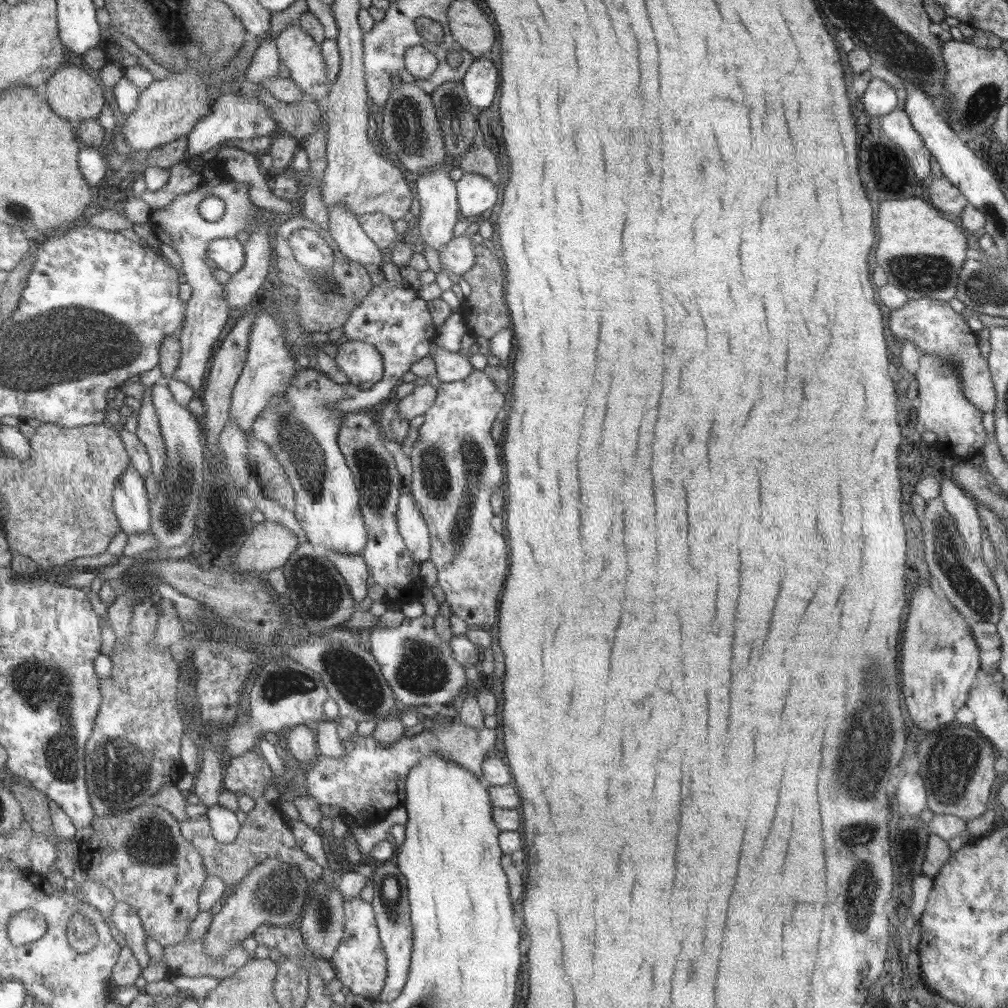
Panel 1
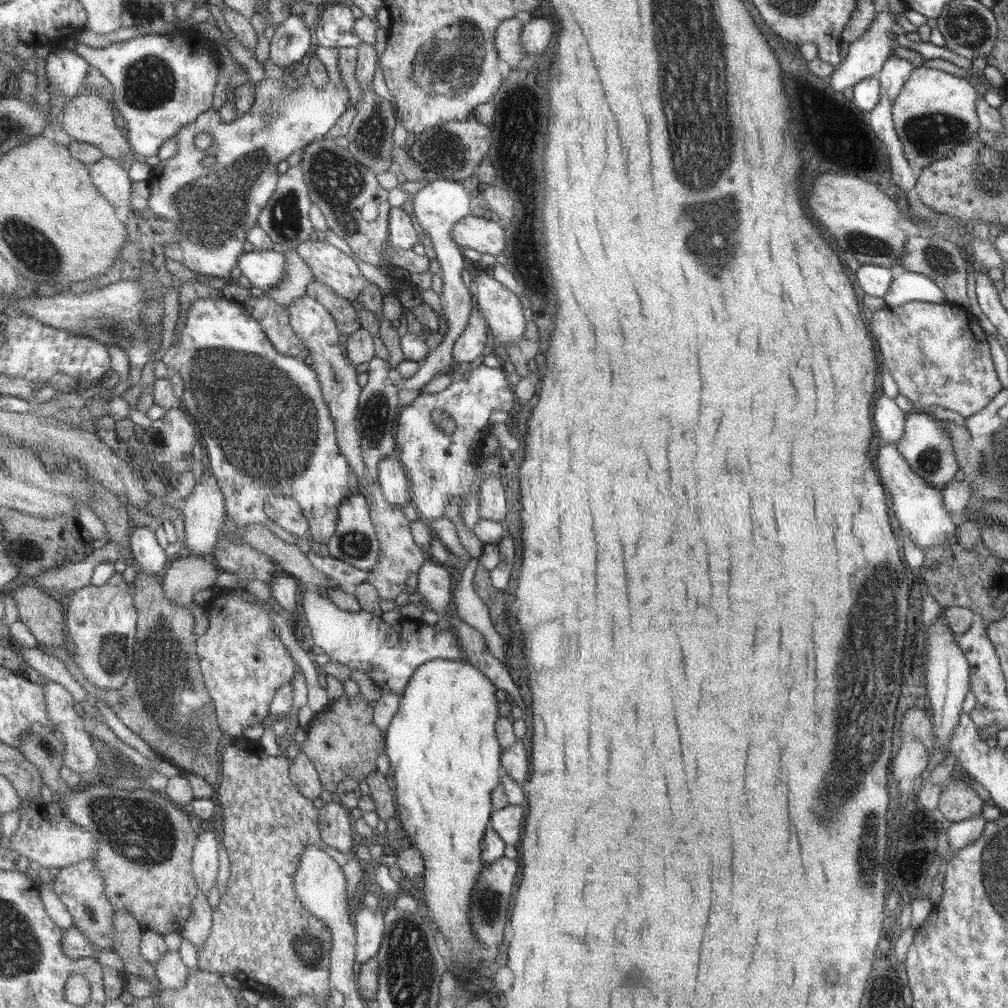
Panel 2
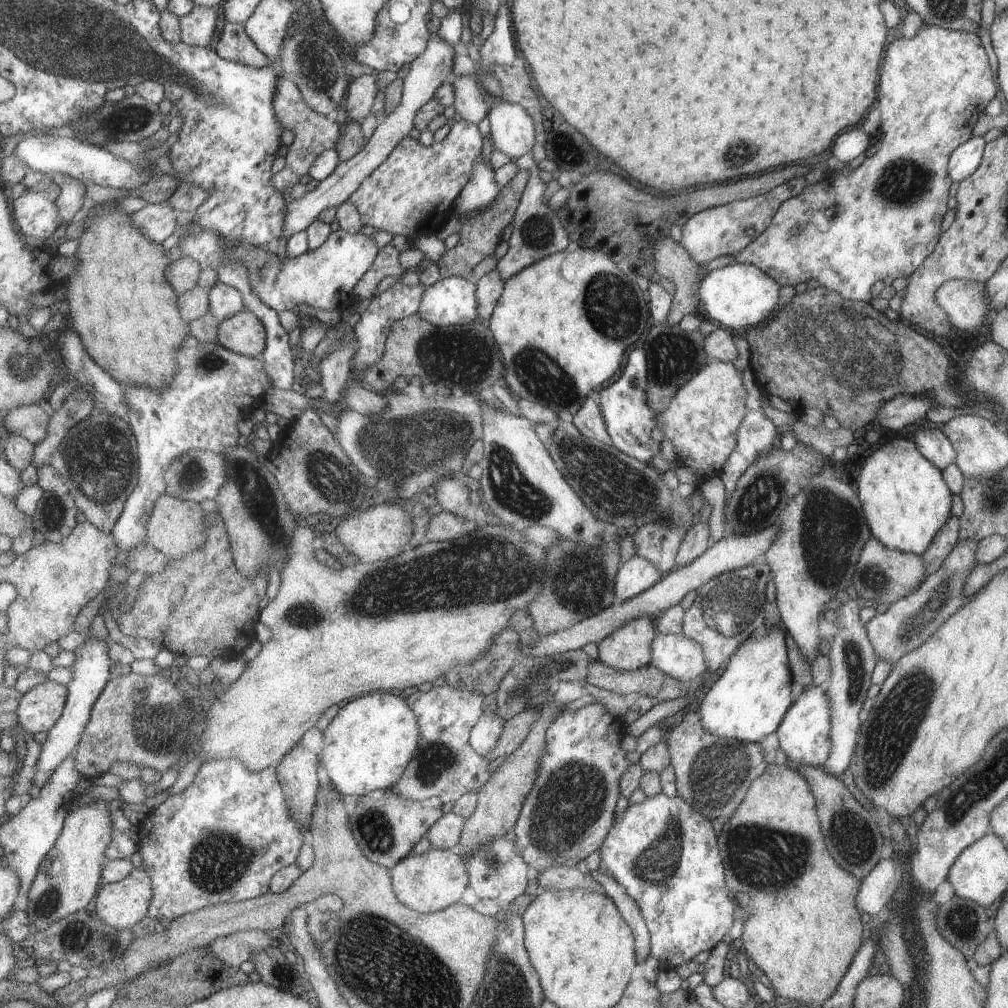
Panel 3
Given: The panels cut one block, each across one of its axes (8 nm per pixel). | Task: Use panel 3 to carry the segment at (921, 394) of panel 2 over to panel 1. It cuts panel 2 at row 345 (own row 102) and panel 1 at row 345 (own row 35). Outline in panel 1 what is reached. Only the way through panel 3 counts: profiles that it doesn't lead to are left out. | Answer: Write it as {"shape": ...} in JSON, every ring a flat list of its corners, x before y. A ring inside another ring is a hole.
{"shape":[[929,298,909,300,907,304,903,304,903,308,897,308,889,314,887,326,897,340,905,342,905,338,911,338,913,344,919,346,925,354,933,354,933,356,939,354,947,360,955,360,959,364,959,376,963,380,963,396,975,408,979,408,983,414,987,414,987,412,995,410,995,406,997,406,995,384,991,380,991,370,987,370,989,362,985,362,985,358,979,356,979,350,975,346,977,338,971,334,965,320,959,314,955,314,947,304,949,302,929,300]]}

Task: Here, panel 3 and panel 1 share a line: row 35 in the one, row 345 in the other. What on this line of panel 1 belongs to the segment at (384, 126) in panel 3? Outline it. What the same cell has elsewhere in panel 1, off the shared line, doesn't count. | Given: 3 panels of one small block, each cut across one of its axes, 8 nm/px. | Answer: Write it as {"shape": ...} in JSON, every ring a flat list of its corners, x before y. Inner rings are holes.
{"shape":[[433,344,433,352,431,358,435,358,437,364,437,378,443,384,453,384,453,382,463,382,469,380,469,376,473,376,473,372,477,370,471,364,471,358,457,354,457,352,449,352,447,348]]}

